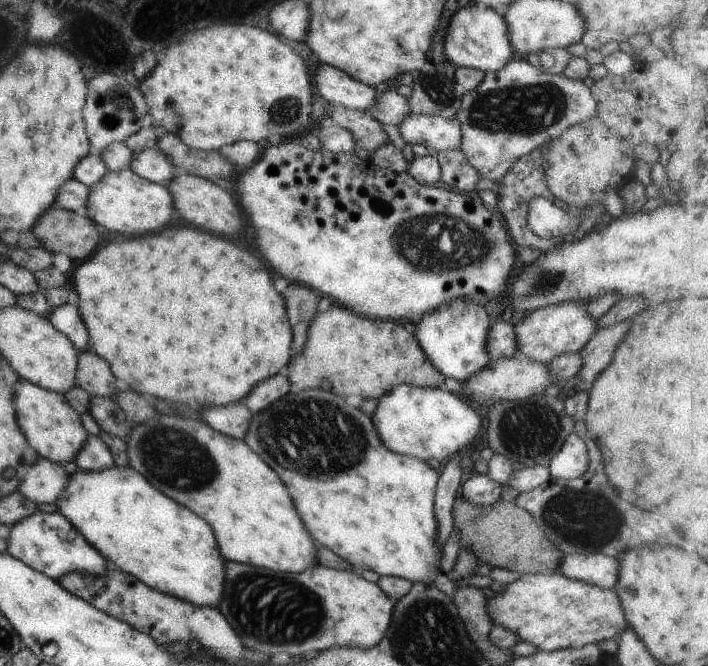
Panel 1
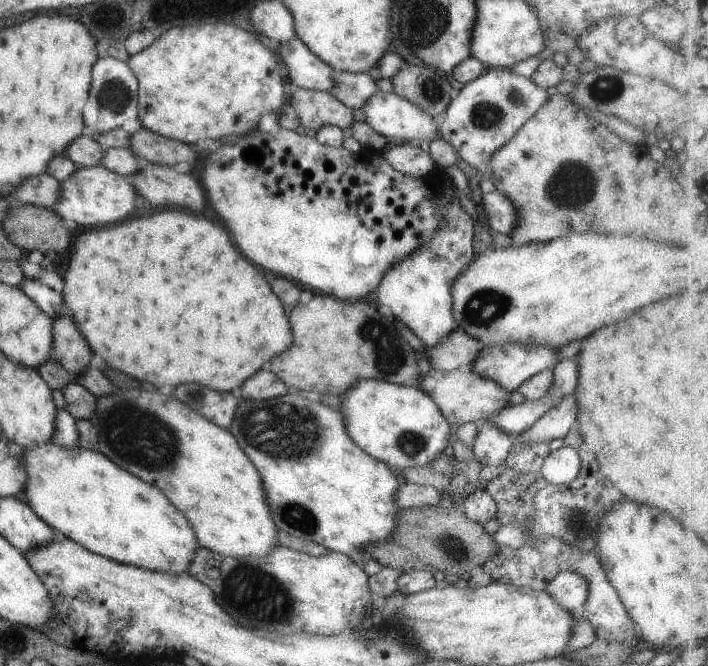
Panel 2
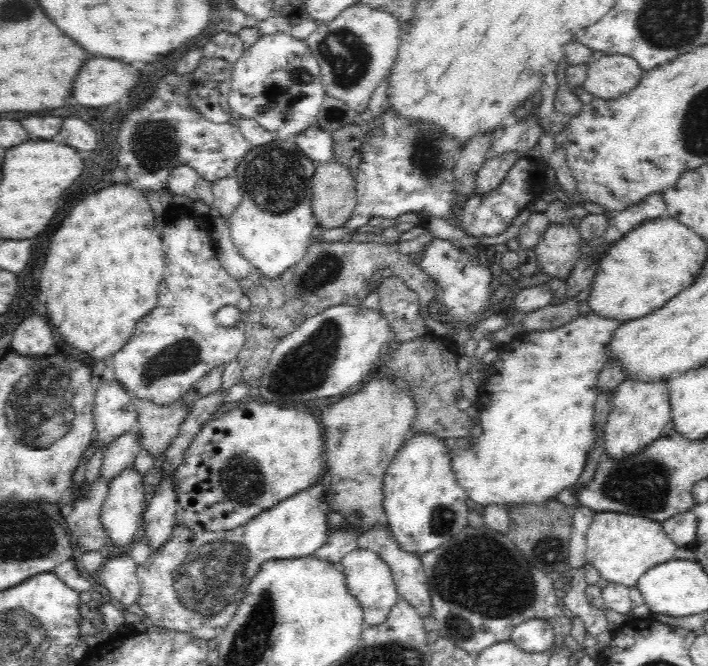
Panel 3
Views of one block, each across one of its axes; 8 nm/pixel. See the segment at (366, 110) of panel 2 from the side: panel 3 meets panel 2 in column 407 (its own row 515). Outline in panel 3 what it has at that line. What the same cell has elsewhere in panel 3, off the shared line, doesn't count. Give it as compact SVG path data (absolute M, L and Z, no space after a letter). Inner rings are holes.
M134 465L124 468L118 476L109 482L109 494L102 505L100 521L102 521L102 526L108 537L114 542L114 546L126 546L134 538L134 535L139 535L140 529L142 529L141 518L145 504L143 476Z

